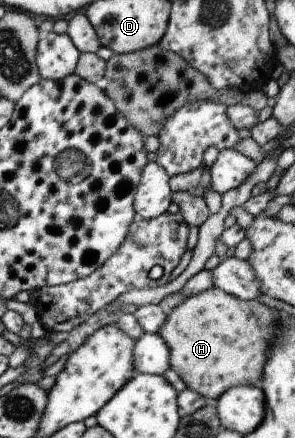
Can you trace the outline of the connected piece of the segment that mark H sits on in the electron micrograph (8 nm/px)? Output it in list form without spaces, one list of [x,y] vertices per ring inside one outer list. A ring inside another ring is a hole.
[[[211,288],[191,295],[165,313],[157,335],[169,351],[169,369],[178,375],[186,389],[215,401],[235,385],[258,385],[265,355],[275,331],[278,311],[255,300],[241,300]]]

